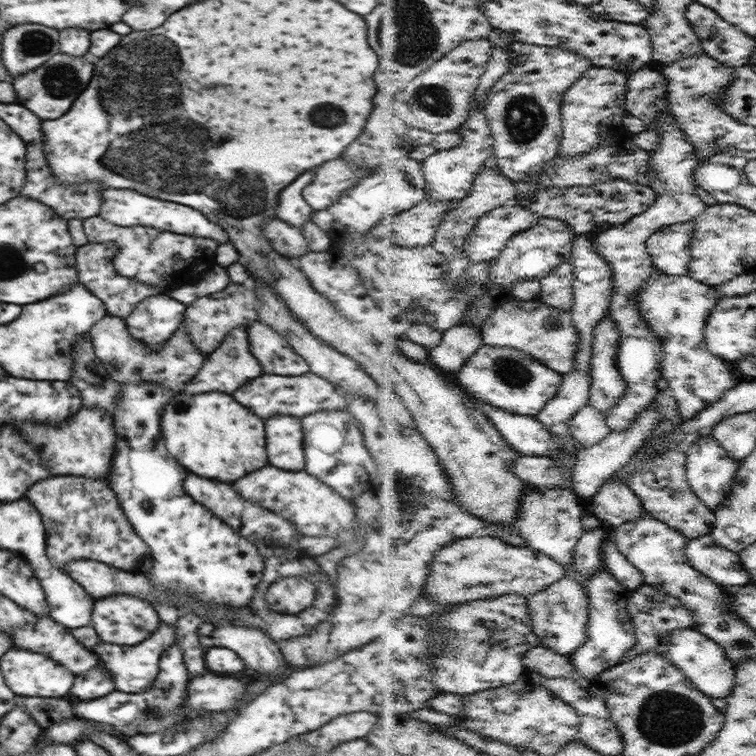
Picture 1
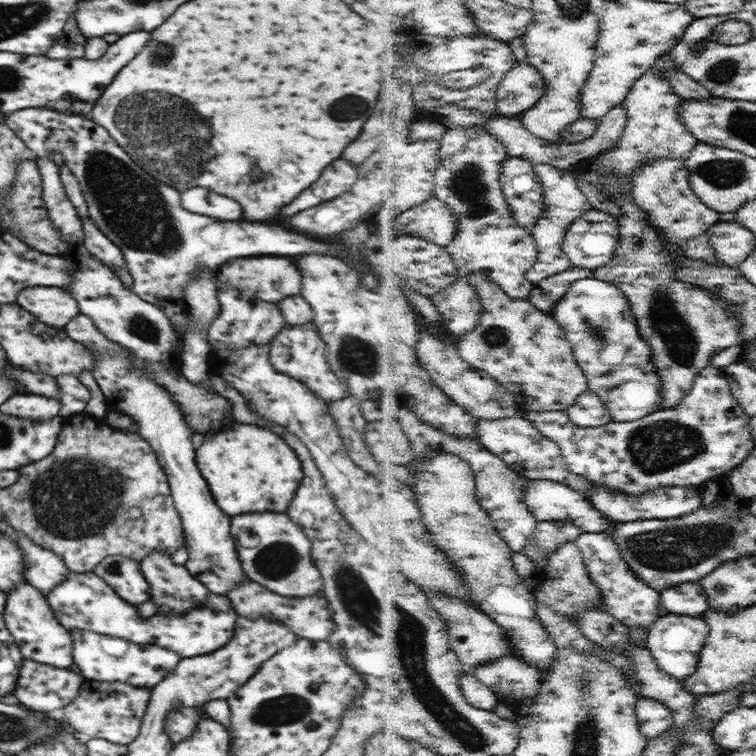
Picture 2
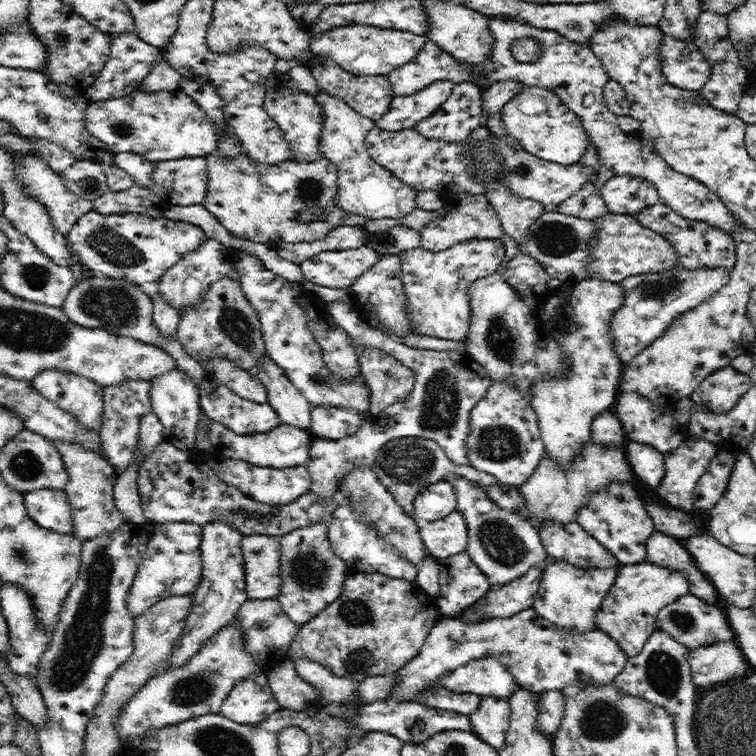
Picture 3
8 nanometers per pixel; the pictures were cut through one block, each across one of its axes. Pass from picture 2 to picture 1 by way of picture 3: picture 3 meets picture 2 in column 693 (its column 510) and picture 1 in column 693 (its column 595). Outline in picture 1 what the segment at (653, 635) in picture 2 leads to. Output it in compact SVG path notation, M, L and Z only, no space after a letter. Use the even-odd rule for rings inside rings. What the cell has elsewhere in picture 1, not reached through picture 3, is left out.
M680 628L670 634L674 643L670 643L667 657L674 665L677 665L690 679L692 679L702 692L711 696L712 699L722 697L728 698L737 687L737 666L730 660L730 654L718 641L712 640L710 636L700 630L693 628Z

